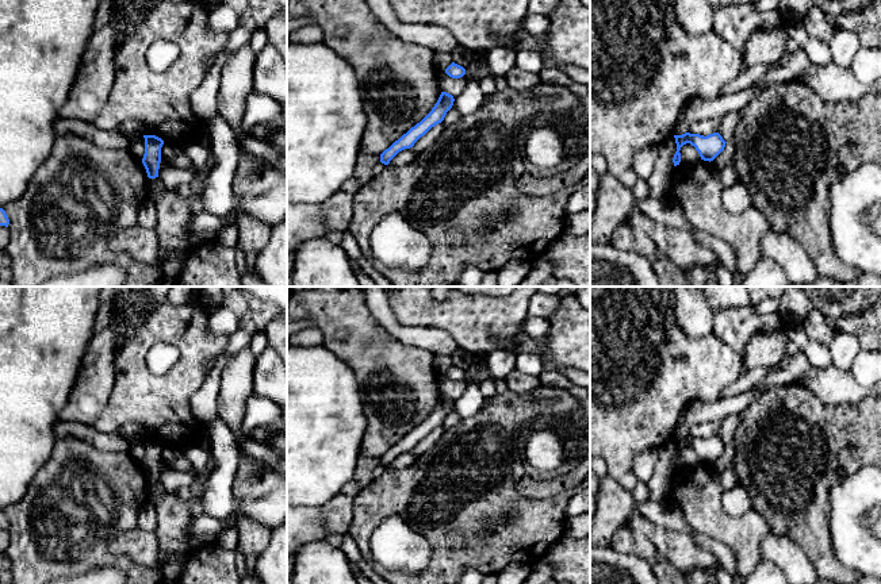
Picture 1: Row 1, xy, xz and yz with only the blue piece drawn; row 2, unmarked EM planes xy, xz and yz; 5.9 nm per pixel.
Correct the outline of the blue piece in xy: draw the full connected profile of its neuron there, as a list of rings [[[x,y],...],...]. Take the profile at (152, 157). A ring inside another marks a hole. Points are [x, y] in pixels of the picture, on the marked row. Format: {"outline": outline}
{"outline": [[[143,135],[145,138],[145,154],[142,164],[146,169],[148,177],[153,180],[160,191],[165,191],[166,187],[161,182],[158,177],[158,169],[161,162],[161,147],[164,141],[156,135]]]}

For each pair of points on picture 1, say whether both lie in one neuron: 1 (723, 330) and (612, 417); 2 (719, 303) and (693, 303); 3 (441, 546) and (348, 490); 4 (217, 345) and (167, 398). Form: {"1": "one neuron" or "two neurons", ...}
{"1": "two neurons", "2": "two neurons", "3": "two neurons", "4": "one neuron"}

